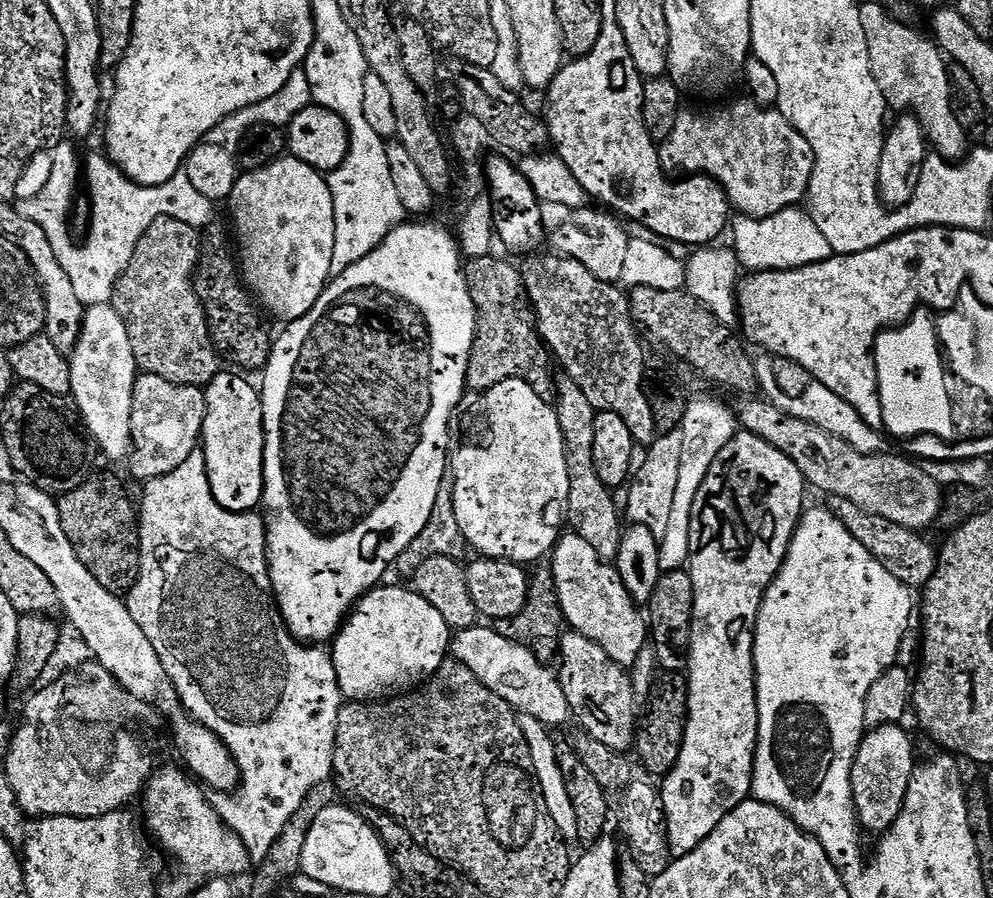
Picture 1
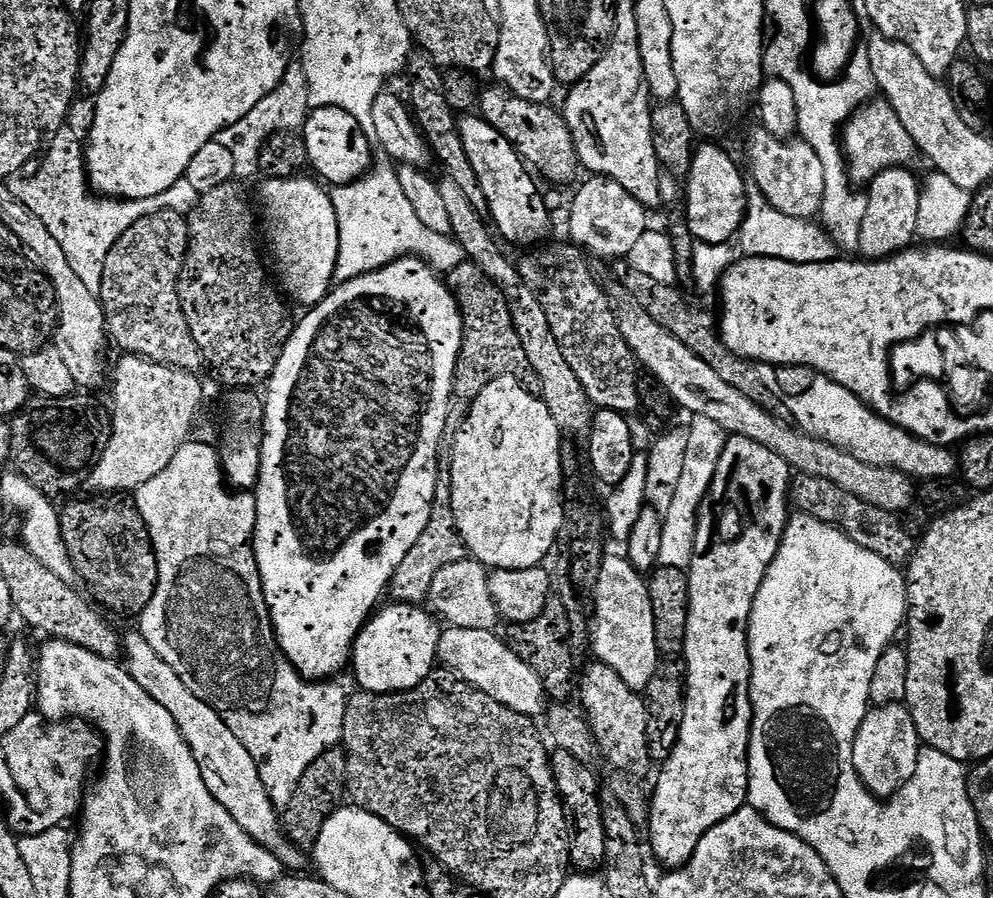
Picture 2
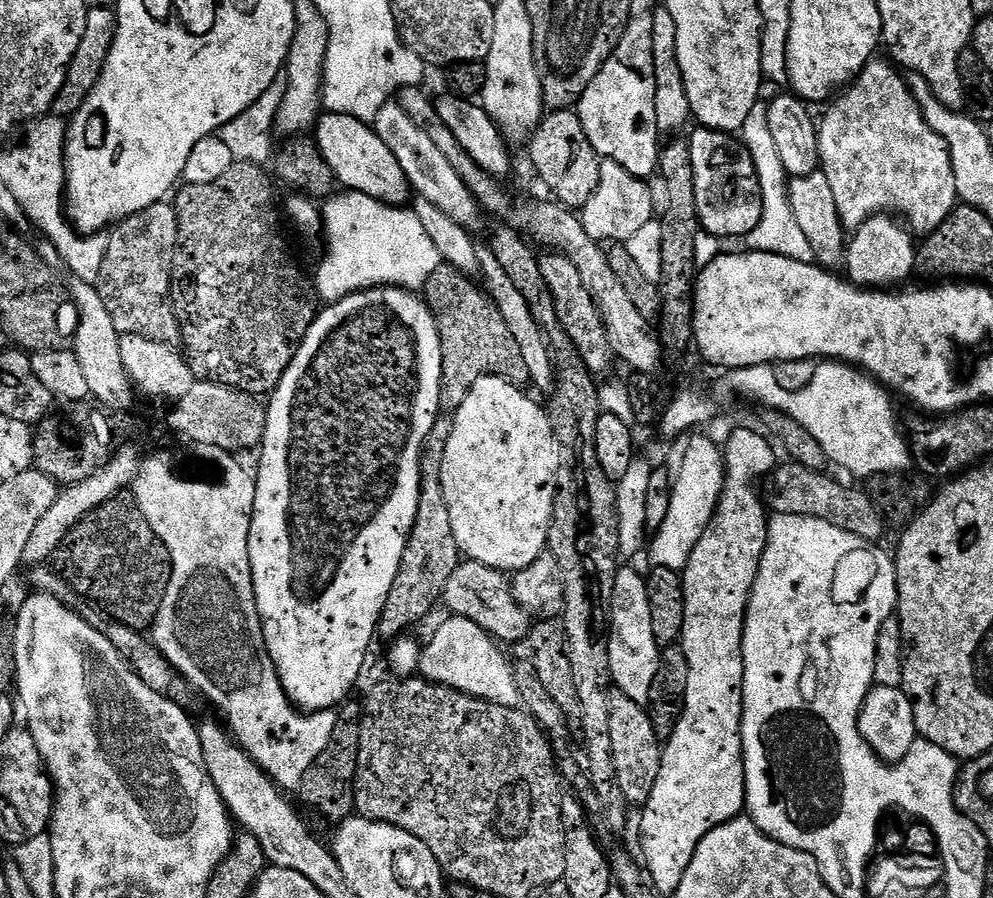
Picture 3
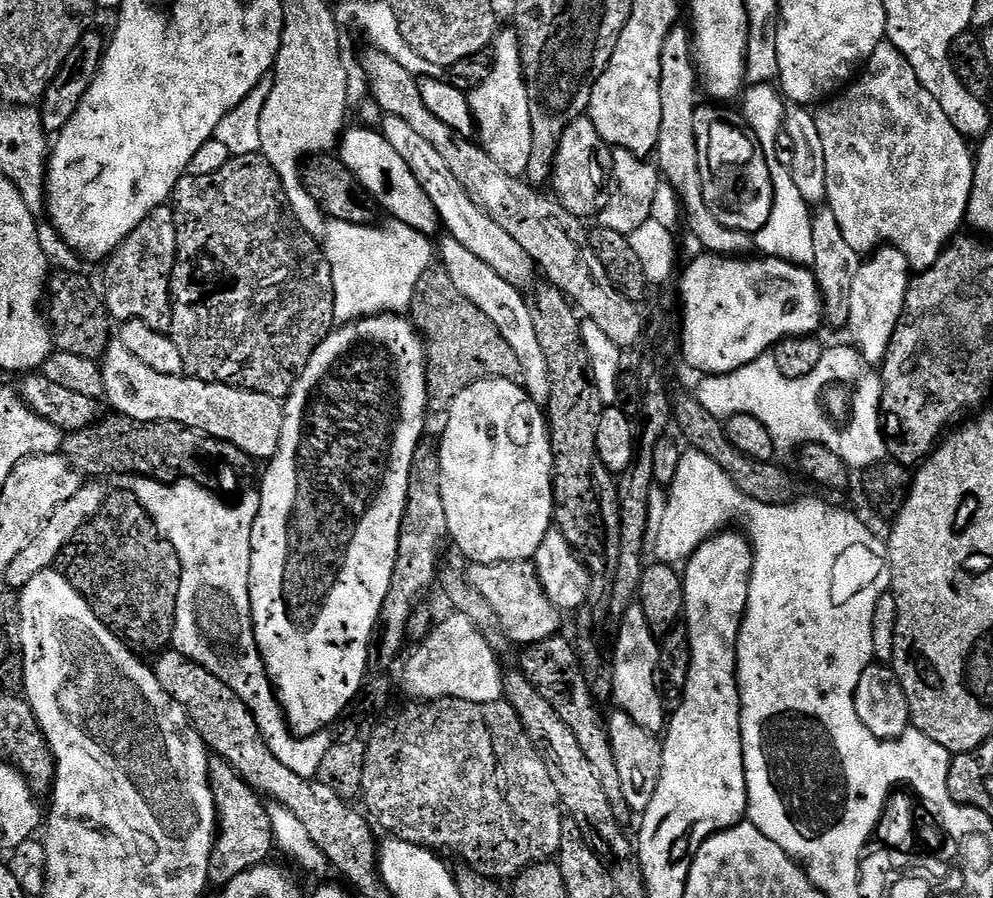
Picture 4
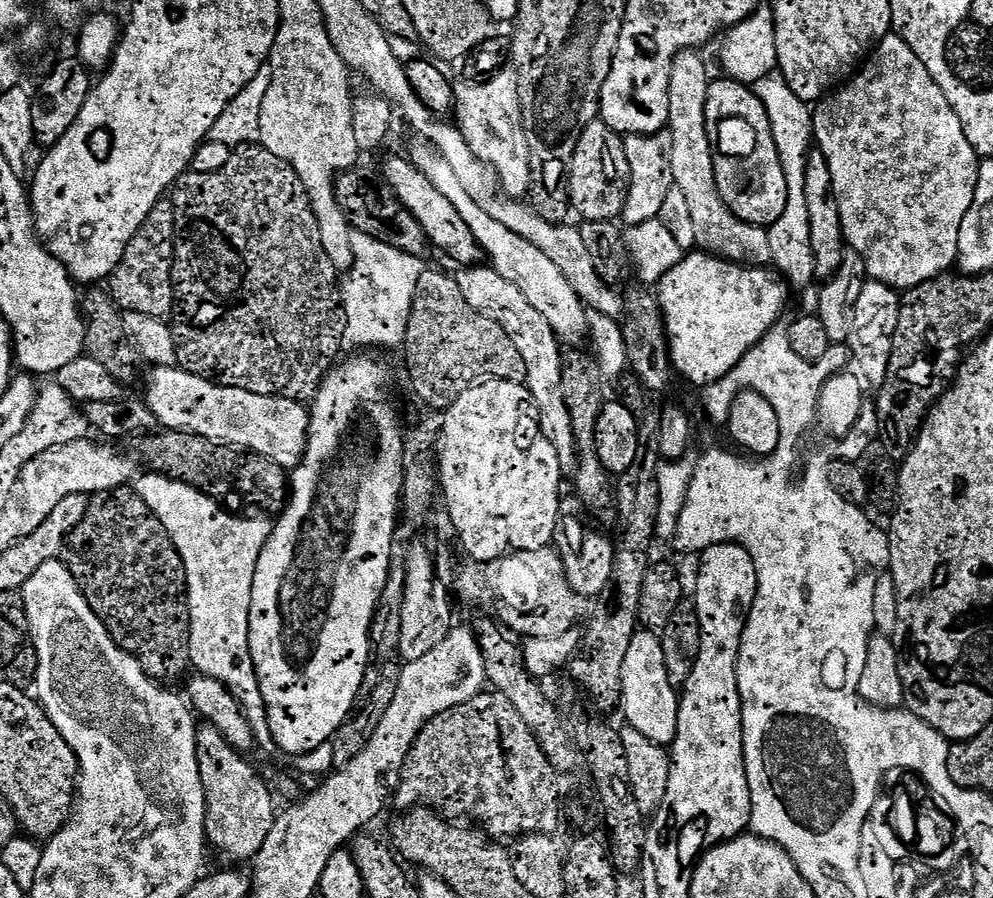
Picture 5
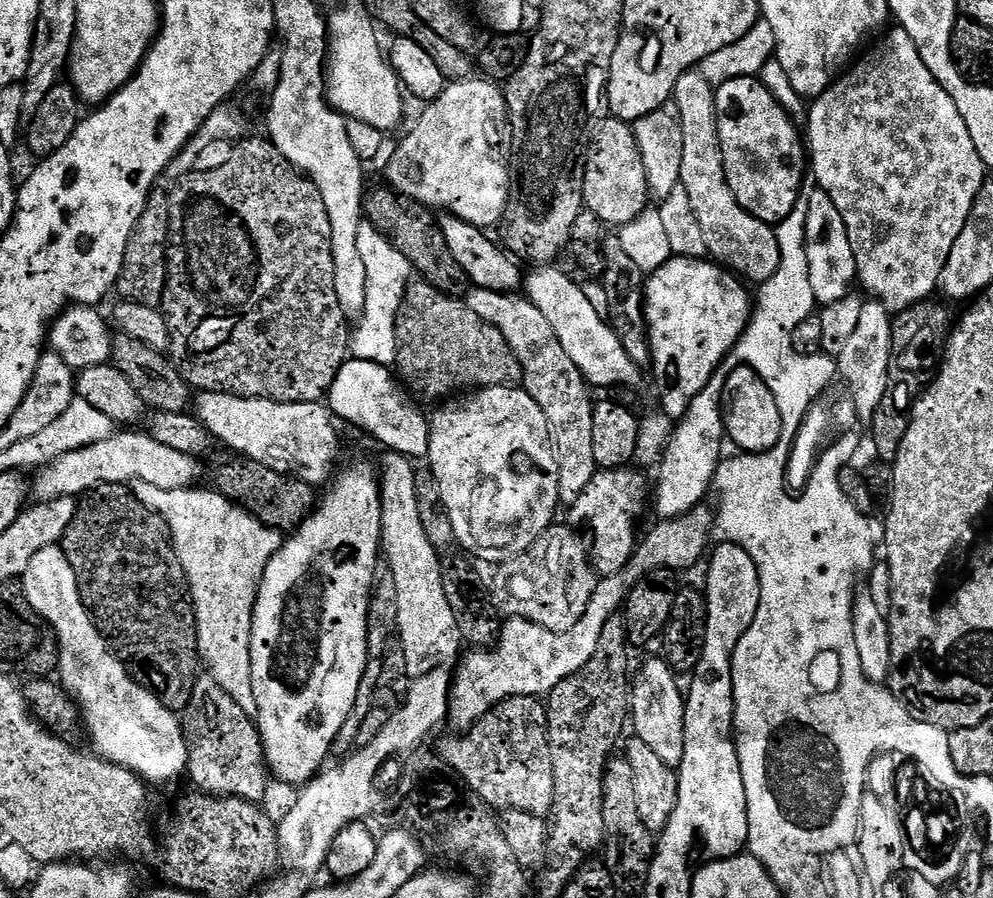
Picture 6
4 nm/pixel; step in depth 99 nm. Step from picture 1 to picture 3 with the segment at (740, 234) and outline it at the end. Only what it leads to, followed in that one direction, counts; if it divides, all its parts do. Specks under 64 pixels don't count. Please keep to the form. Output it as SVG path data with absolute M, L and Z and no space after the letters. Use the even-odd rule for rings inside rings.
M763 103L756 104L750 110L750 118L746 118L742 129L742 143L752 156L754 166L758 170L758 182L762 186L762 218L754 230L746 237L746 244L753 252L769 252L786 258L813 263L814 250L810 246L810 238L802 234L802 226L798 226L798 218L790 204L788 186L790 177L782 166L782 158L778 158L778 146L774 146L774 137L770 134L768 109Z

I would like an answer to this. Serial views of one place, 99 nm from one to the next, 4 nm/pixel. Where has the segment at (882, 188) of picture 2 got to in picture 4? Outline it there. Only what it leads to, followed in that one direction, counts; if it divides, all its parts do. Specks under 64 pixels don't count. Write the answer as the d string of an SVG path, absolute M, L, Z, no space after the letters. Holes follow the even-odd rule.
M881 246L861 263L854 278L854 290L850 290L850 318L847 331L852 332L851 343L855 351L864 357L865 364L880 366L890 346L891 335L904 313L908 293L910 269L902 250Z

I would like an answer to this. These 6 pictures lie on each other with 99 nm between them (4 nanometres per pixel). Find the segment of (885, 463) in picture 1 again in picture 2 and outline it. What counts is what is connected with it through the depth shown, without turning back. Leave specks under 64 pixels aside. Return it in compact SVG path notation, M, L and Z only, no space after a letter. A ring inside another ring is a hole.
M620 288L611 289L611 299L615 301L616 321L620 323L622 338L626 338L626 346L634 354L637 365L647 375L658 378L662 386L672 396L673 401L681 409L692 412L693 417L705 416L718 426L722 426L725 434L750 438L750 442L758 442L758 446L766 446L766 450L774 450L778 458L788 463L793 473L814 478L826 478L826 482L834 482L842 486L842 490L862 498L862 502L870 502L870 506L878 506L878 510L886 510L893 514L904 514L912 504L912 499L917 499L918 488L912 477L902 474L893 468L870 466L866 462L858 462L854 454L846 454L838 446L825 440L809 436L806 432L797 430L788 420L780 420L774 414L762 410L758 402L750 402L746 394L734 390L730 382L726 382L702 362L674 334L667 332L638 302L634 302L631 294L626 294Z

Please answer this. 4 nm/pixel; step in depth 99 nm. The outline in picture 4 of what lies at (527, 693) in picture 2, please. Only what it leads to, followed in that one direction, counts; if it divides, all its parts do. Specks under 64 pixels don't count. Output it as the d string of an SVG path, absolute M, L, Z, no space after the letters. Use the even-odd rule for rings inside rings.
M451 614L433 627L423 641L415 645L404 668L404 688L416 702L430 700L465 700L494 702L504 694L504 672L501 661L490 650L486 638L478 634L474 622L459 614Z

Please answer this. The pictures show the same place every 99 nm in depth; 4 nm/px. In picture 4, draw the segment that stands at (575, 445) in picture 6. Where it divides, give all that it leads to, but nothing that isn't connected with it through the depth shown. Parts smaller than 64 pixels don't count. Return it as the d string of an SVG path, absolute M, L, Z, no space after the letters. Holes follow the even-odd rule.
M444 234L439 240L438 260L450 274L450 282L454 282L462 298L474 302L474 306L478 306L478 310L482 310L482 314L486 314L486 318L490 318L494 326L498 326L502 338L510 342L510 350L518 354L518 363L522 366L524 375L522 387L528 391L528 397L538 405L547 405L550 398L550 366L546 366L546 350L542 350L542 342L538 338L538 330L534 326L532 310L525 293L506 282L502 274L494 274L494 270L490 270L490 266L486 266L482 258L466 250L466 246L462 246L462 242L458 242L453 236Z

